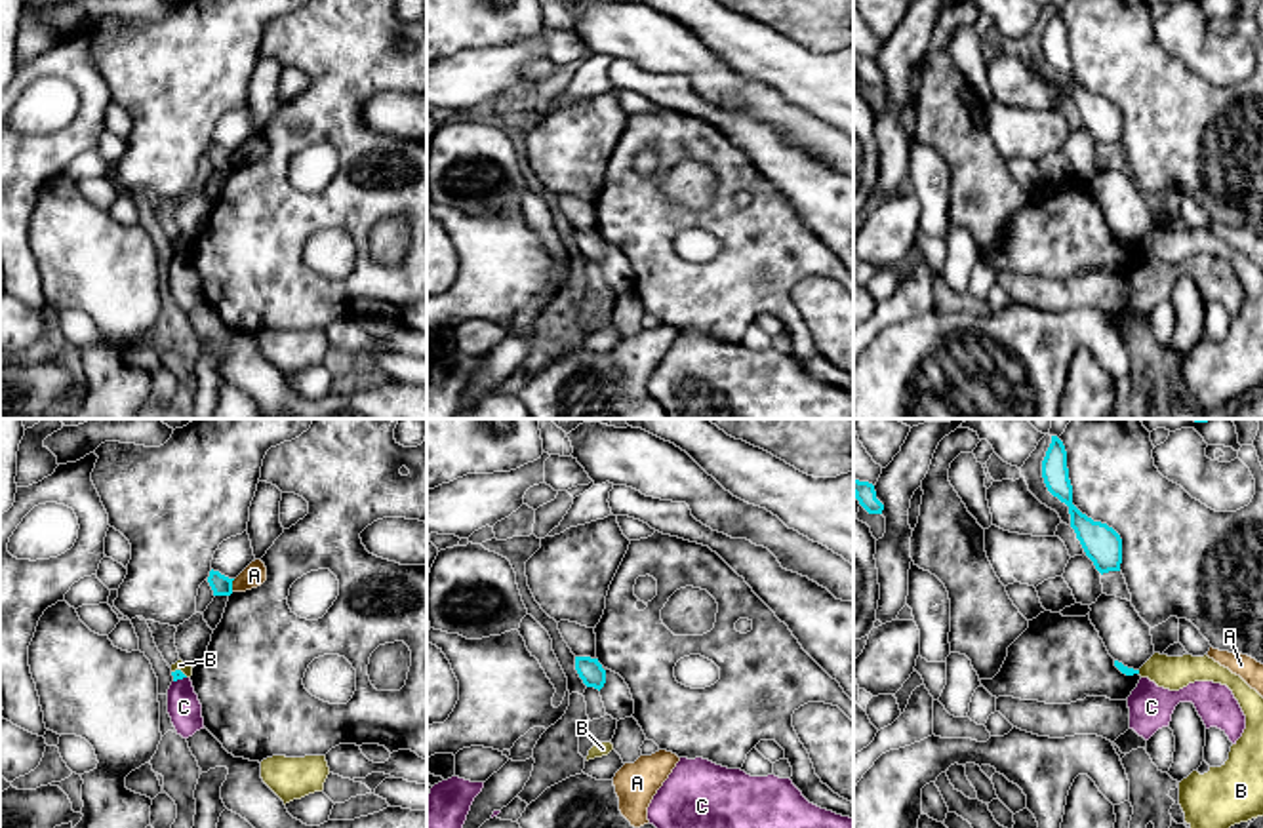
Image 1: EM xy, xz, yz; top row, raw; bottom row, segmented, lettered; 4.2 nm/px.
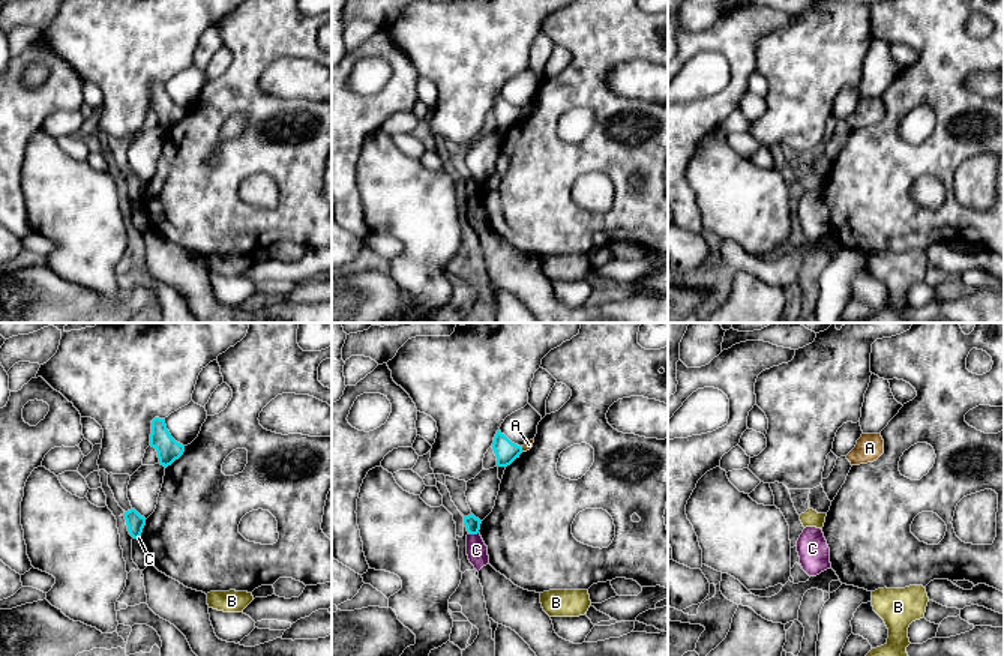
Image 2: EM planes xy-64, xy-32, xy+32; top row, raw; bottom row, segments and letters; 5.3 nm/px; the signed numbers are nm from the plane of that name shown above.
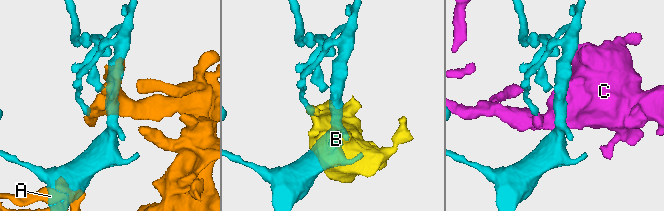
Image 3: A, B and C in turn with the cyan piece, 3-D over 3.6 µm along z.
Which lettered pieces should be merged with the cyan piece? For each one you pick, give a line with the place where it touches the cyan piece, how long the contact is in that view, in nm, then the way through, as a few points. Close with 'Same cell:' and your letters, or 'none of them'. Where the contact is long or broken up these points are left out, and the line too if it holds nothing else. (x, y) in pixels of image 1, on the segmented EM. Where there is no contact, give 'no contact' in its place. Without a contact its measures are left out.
Same cell: none of them

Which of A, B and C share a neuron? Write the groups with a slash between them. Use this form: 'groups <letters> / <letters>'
groups A / B / C

